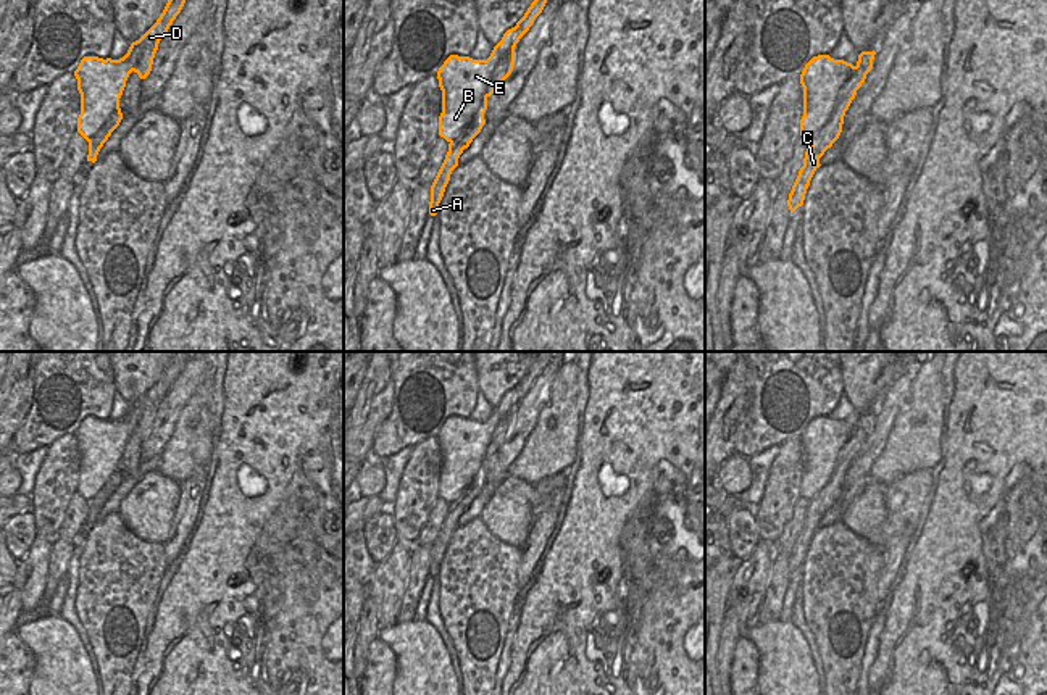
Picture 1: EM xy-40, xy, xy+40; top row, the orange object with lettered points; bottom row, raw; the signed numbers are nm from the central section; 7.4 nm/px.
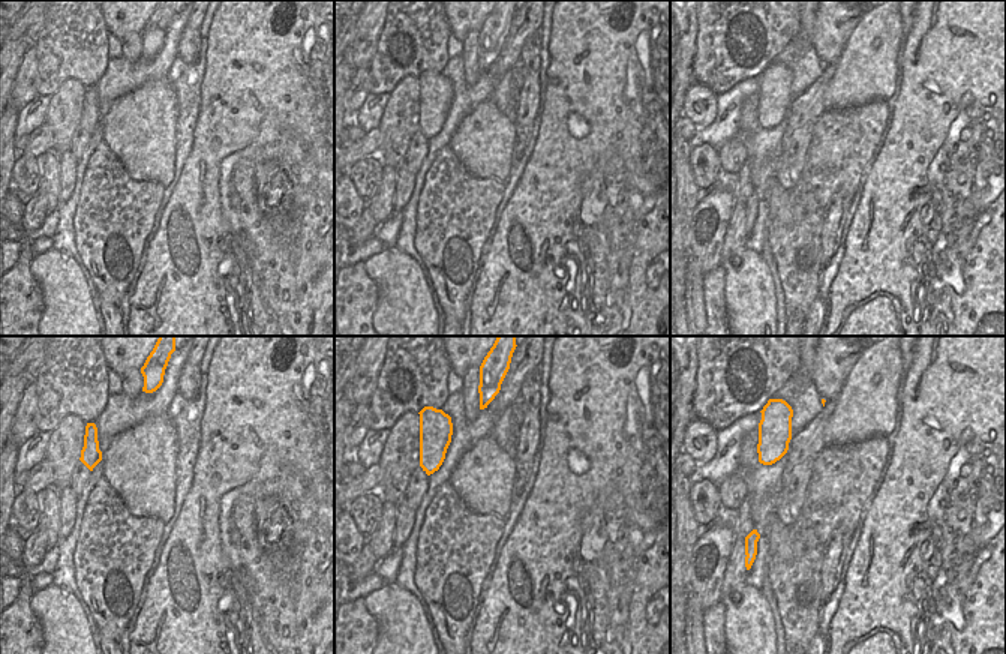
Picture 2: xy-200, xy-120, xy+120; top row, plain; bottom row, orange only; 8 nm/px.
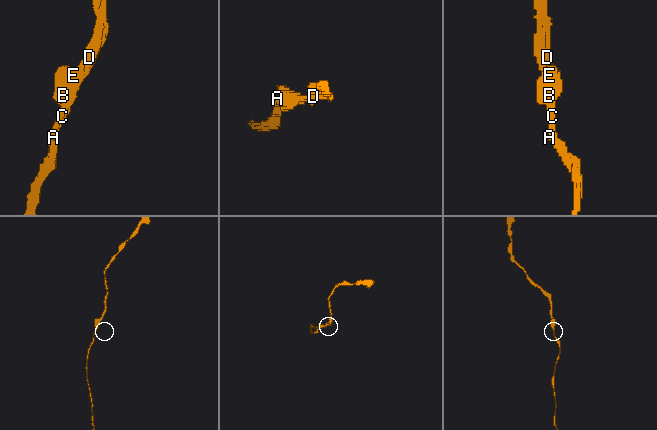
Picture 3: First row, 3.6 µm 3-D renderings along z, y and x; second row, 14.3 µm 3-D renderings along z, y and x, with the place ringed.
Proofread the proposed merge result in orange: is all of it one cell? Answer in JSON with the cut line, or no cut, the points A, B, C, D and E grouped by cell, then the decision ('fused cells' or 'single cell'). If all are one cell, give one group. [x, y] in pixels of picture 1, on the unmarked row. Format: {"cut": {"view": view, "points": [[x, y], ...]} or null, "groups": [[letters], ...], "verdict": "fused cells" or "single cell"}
{"cut": null, "groups": [["A", "B", "C", "D", "E"]], "verdict": "single cell"}

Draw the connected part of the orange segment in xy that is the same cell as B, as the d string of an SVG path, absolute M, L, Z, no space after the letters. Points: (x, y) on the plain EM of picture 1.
M539 352L524 377L508 390L487 421L450 416L437 432L442 452L439 497L448 503L445 521L431 547L429 576L436 577L458 519L486 485L487 460L511 435L515 408L542 374L550 352Z

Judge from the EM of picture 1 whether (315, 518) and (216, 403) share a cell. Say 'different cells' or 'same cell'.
different cells

